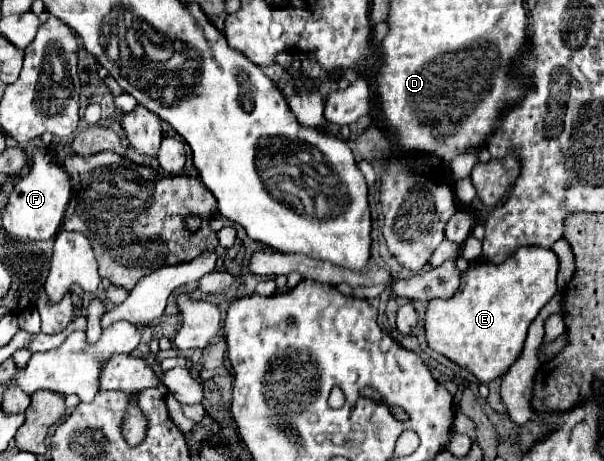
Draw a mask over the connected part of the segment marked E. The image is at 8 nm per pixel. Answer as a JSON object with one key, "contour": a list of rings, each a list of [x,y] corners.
{"contour":[[[520,248],[516,254],[502,264],[472,264],[462,274],[462,284],[458,292],[448,300],[432,300],[426,308],[424,316],[424,328],[426,328],[426,342],[428,346],[456,362],[460,368],[468,370],[482,382],[492,382],[494,378],[508,372],[508,368],[516,362],[520,356],[524,342],[526,342],[526,330],[532,324],[532,320],[538,316],[538,312],[552,300],[556,294],[556,274],[558,274],[558,258],[552,250],[546,248]]]}

